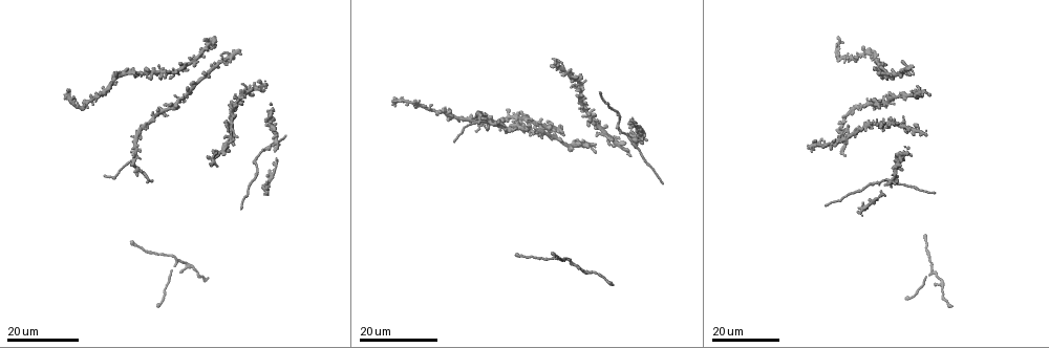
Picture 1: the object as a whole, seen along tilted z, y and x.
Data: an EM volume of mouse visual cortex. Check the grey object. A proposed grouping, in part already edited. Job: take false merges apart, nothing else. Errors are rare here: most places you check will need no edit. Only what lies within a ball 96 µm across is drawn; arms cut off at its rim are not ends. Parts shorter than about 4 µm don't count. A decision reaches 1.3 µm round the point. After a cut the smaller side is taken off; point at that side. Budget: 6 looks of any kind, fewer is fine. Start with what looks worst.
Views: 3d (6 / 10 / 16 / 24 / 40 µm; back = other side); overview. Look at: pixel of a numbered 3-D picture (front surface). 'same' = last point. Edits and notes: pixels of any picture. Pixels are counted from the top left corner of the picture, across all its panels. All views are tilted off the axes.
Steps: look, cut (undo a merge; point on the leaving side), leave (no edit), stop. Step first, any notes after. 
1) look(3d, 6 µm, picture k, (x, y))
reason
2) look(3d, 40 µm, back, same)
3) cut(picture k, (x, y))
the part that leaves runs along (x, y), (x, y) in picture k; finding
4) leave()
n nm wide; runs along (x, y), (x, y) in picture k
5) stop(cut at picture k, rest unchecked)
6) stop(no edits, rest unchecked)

look(3d, 24 µm, picture 1, (506, 128))
three arms meet

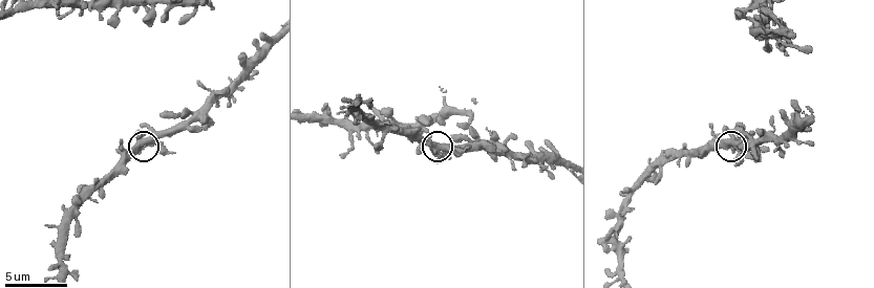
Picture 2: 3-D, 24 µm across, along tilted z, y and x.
look(3d, 6 µm, picture 2, (441, 154))

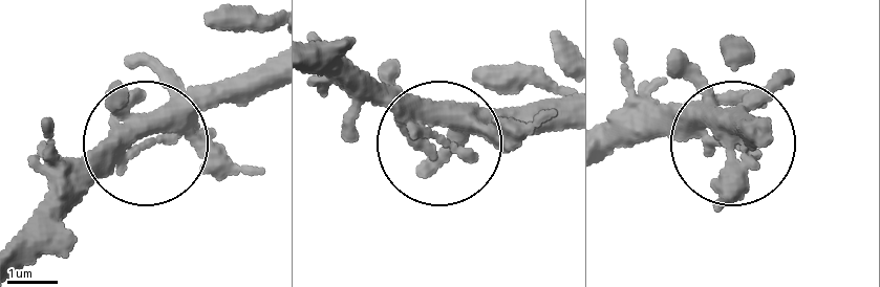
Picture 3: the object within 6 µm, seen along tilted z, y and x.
leave()
side arm 97 µm; runs along (154, 126), (60, 183) in picture 3; continuous, no second neuron

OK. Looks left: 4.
look(3d, 10 µm, picture 2, (621, 247))
two arms at a narrow angle

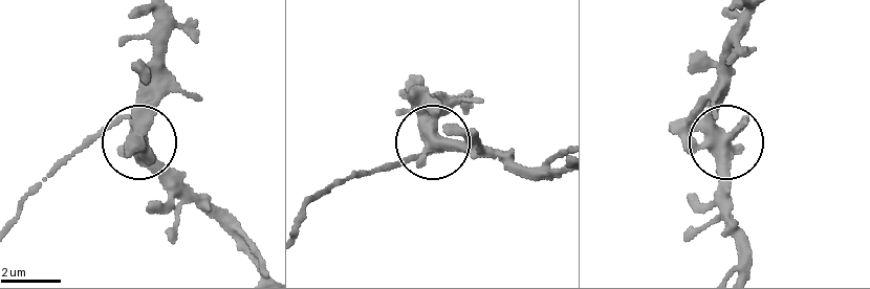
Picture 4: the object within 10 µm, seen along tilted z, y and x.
cut(picture 4, (106, 127))
400 nm wide; a second neuron is stuck on

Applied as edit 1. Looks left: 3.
look(3d, 24 µm, picture 1, (197, 273))
thick turns thin

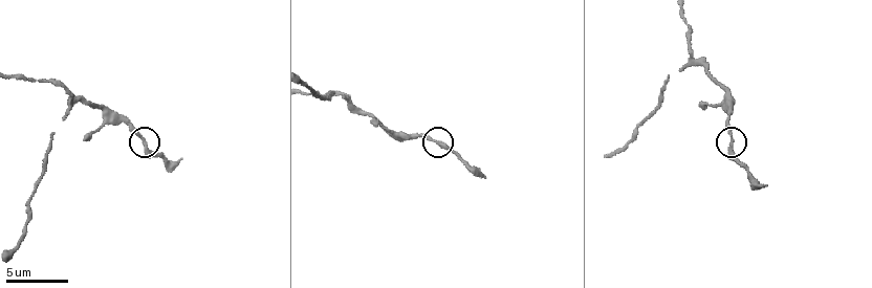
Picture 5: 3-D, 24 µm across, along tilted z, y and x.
look(3d, 6 µm, picture 5, (144, 143))
closer look

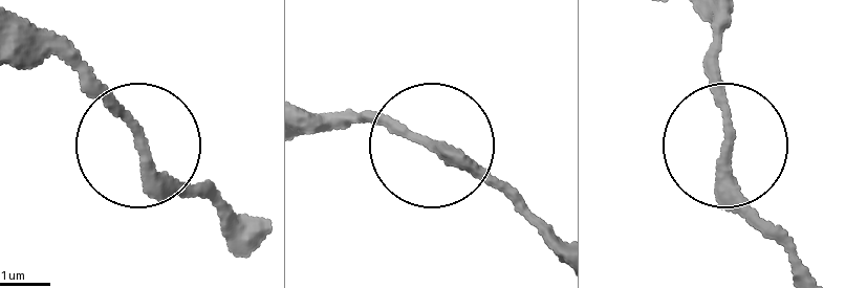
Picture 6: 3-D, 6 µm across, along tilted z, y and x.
leave()
200 nm wide; runs along (313, 110), (476, 161), (557, 231) in picture 6; one neuron here

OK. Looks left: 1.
stop(cut at picture 4, rest unchecked)

